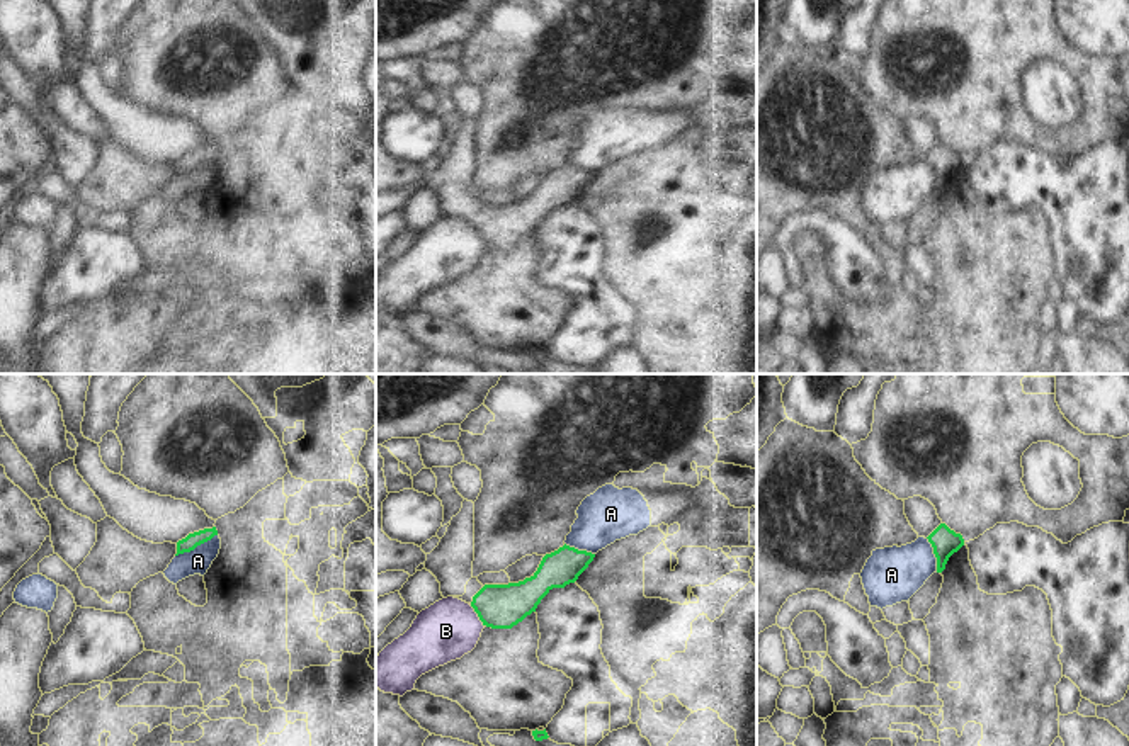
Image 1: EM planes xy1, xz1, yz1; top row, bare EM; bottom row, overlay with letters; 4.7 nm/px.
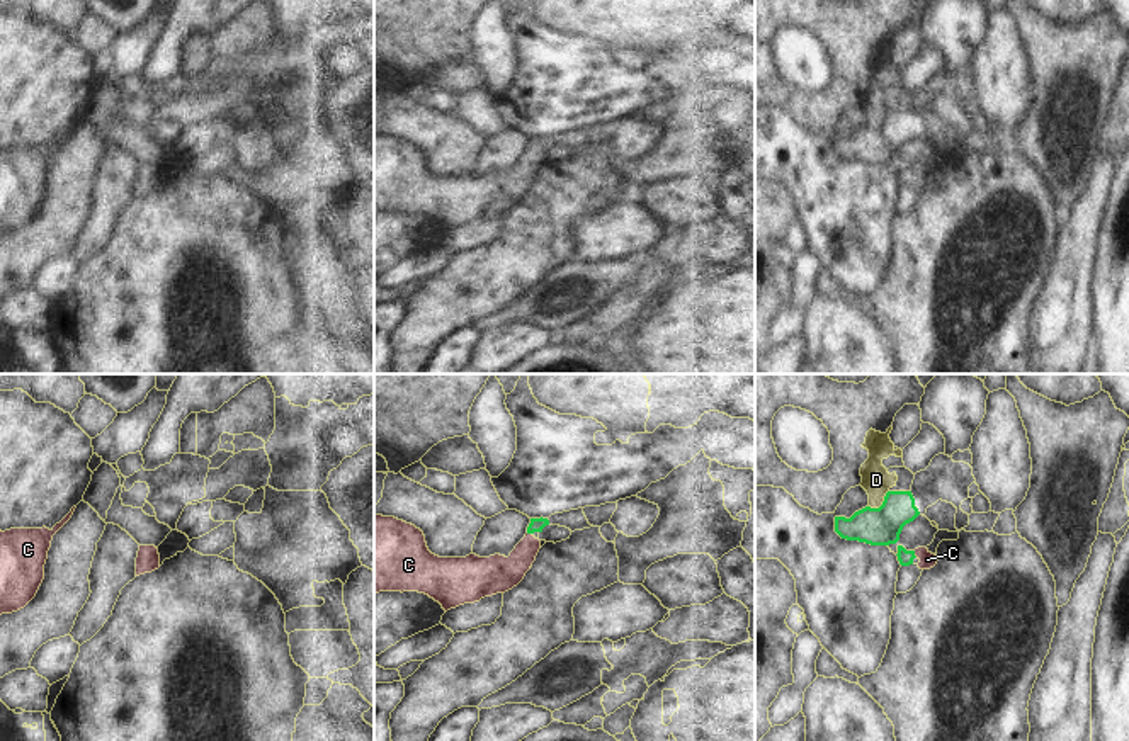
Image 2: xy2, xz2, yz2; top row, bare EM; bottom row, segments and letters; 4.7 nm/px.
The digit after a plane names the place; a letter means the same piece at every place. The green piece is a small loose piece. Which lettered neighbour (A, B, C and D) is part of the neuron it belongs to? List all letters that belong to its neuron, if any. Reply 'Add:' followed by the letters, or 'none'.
Add: C

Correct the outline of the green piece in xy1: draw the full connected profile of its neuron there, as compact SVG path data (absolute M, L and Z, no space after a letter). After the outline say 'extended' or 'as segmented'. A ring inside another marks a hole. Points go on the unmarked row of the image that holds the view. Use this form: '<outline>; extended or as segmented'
M216 146L189 153L185 158L177 161L175 175L194 170L197 165L211 160L214 155L218 155Z; as segmented

